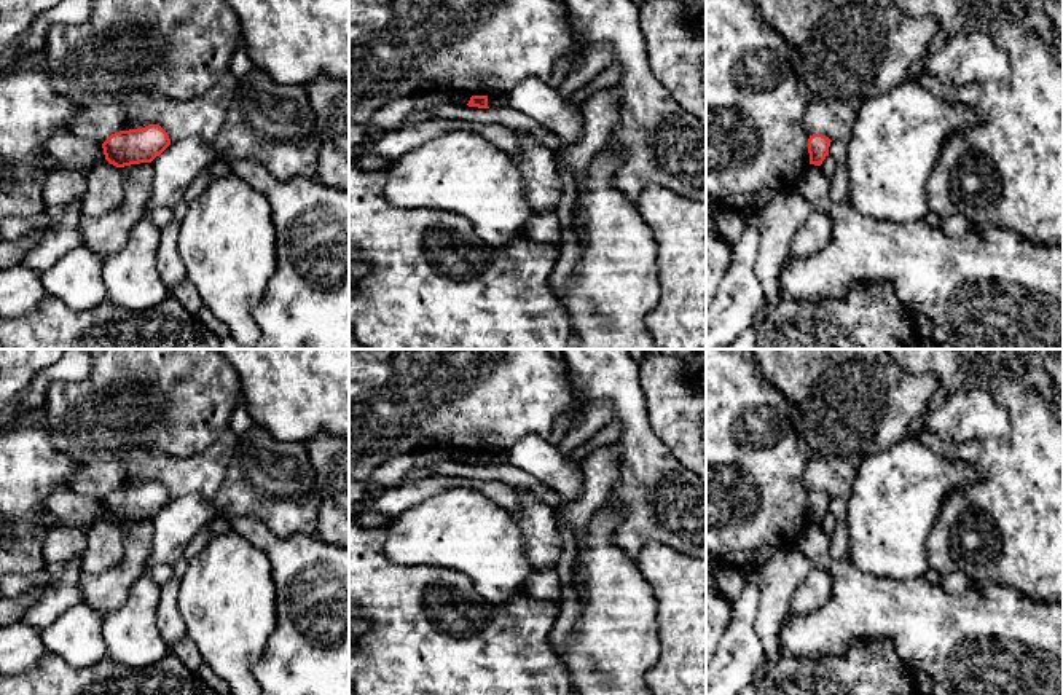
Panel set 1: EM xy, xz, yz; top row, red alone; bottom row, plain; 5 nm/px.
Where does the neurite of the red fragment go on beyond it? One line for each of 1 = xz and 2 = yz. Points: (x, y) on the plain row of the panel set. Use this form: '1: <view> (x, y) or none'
1: none
2: none

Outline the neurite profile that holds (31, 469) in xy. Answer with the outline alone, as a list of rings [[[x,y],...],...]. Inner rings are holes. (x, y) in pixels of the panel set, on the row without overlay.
[[[45,406],[24,408],[16,419],[0,419],[0,582],[10,572],[33,575],[46,567],[43,542],[48,529],[43,528],[43,502],[56,491],[69,489],[80,464],[67,453],[54,448]]]

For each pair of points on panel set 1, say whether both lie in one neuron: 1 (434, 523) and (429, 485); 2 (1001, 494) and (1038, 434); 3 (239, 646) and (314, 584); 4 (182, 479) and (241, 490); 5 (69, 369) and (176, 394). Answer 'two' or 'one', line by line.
1: two
2: one
3: two
4: two
5: two

